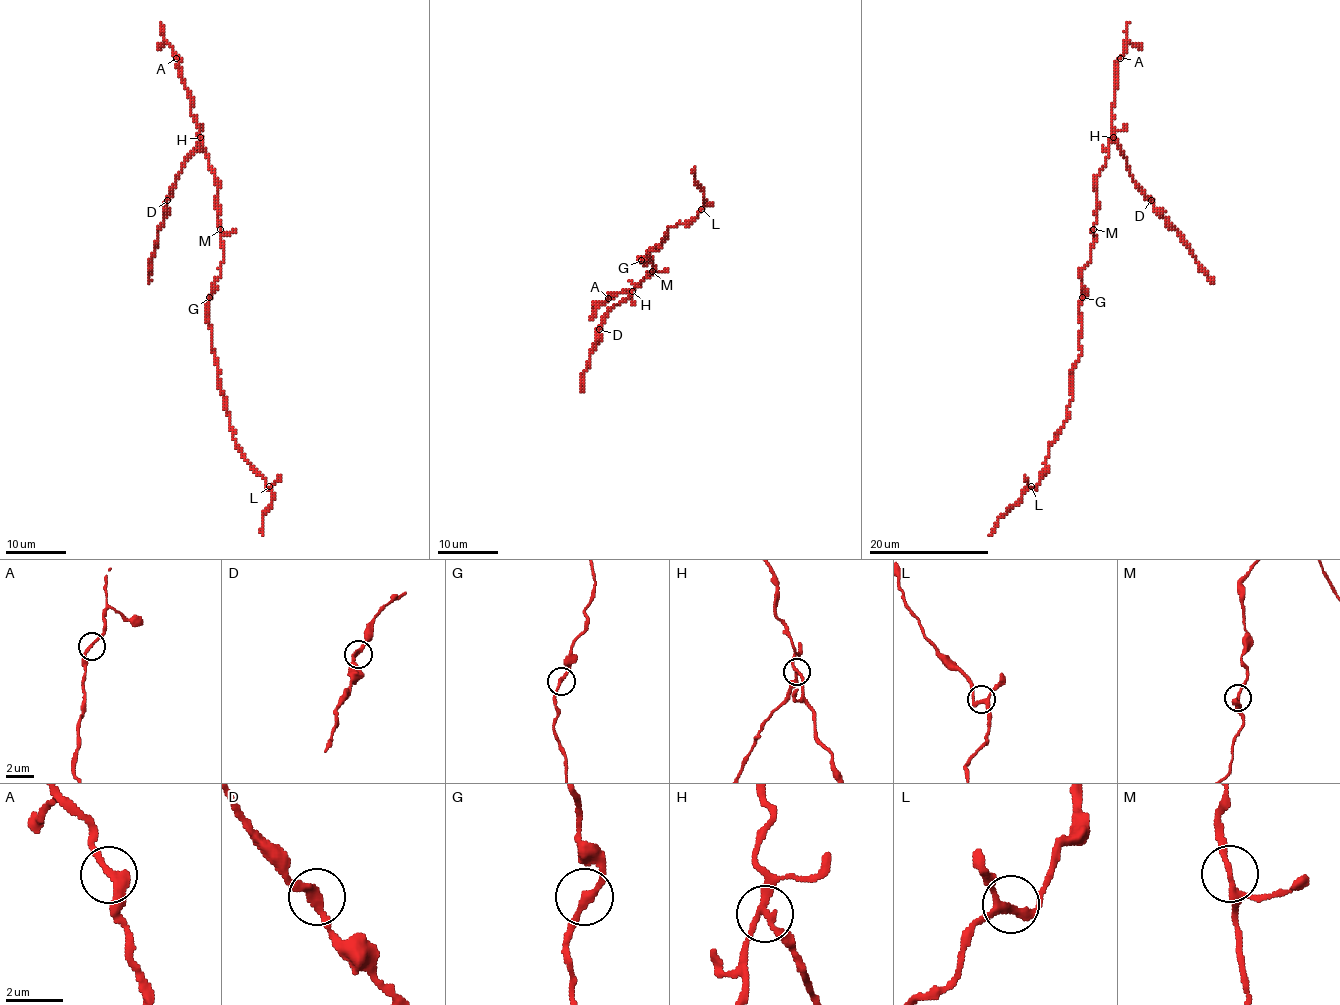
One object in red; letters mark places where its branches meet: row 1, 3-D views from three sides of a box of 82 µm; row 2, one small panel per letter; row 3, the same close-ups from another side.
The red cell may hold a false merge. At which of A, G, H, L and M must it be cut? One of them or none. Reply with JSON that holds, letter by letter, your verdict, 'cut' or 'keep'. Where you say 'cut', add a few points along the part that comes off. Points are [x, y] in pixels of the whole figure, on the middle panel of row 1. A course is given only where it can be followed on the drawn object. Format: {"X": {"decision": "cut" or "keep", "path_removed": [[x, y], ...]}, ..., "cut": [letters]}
{"A": {"decision": "keep"}, "G": {"decision": "keep"}, "H": {"decision": "cut", "path_removed": [[632, 290], [608, 311], [598, 328], [596, 346], [590, 353], [580, 391]]}, "L": {"decision": "keep"}, "M": {"decision": "keep"}, "cut": ["H"]}

